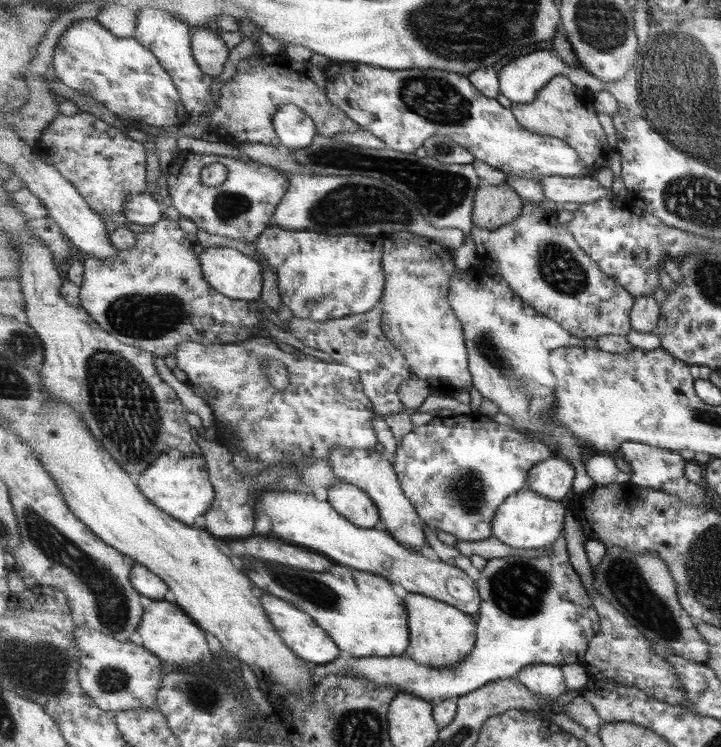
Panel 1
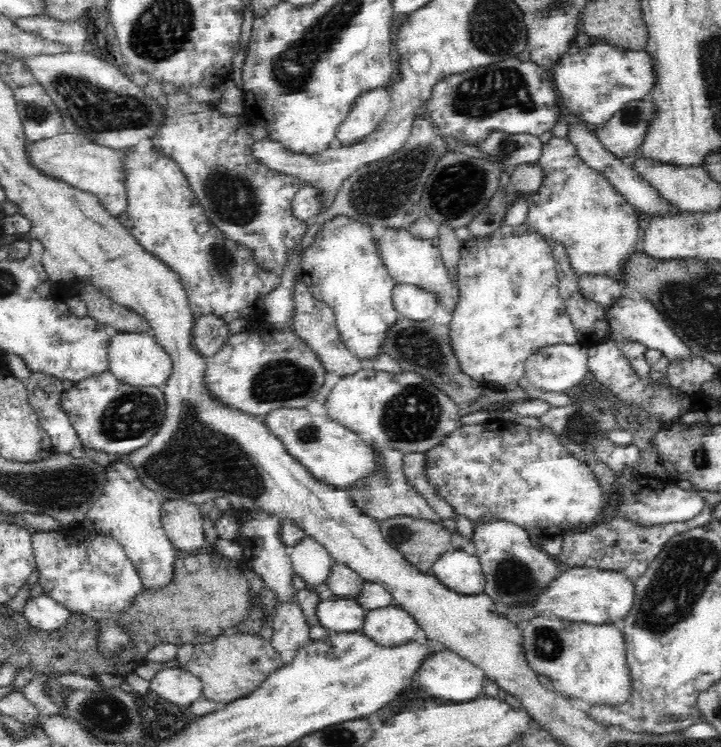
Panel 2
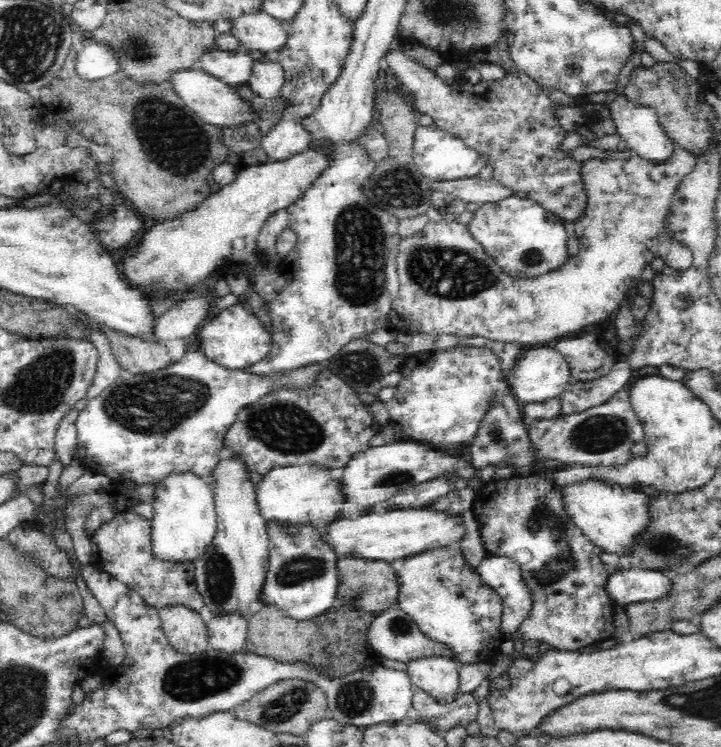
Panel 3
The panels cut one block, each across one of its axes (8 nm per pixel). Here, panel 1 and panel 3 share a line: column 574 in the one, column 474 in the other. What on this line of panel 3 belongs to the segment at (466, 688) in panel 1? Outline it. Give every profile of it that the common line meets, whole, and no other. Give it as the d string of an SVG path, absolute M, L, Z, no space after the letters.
M450 545L404 559L398 571L401 591L398 604L432 640L446 645L460 666L491 663L505 639L502 631L502 597L489 584L482 583L477 567L468 563L462 547Z

